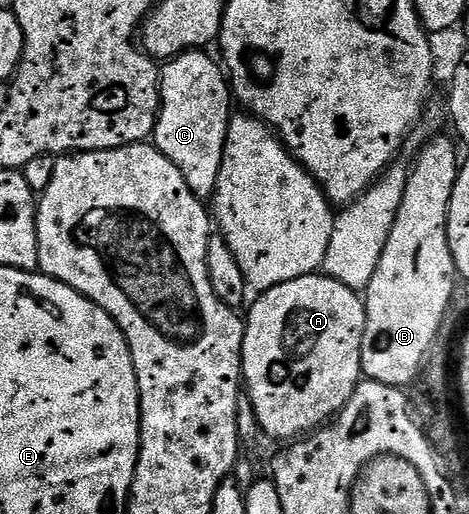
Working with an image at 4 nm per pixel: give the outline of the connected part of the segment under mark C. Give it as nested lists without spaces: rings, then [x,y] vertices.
[[[194,50],[191,52],[184,52],[181,56],[174,56],[172,60],[164,61],[163,67],[159,72],[159,79],[161,82],[161,106],[157,114],[157,127],[153,129],[151,137],[152,143],[164,154],[169,161],[183,174],[183,178],[187,182],[187,186],[196,194],[202,201],[208,201],[212,197],[215,190],[215,182],[219,182],[219,166],[223,162],[223,150],[225,149],[225,139],[227,138],[227,126],[229,125],[229,117],[231,109],[229,109],[229,100],[231,104],[231,84],[227,79],[226,73],[223,71],[222,65],[209,57],[210,53],[205,50]]]

